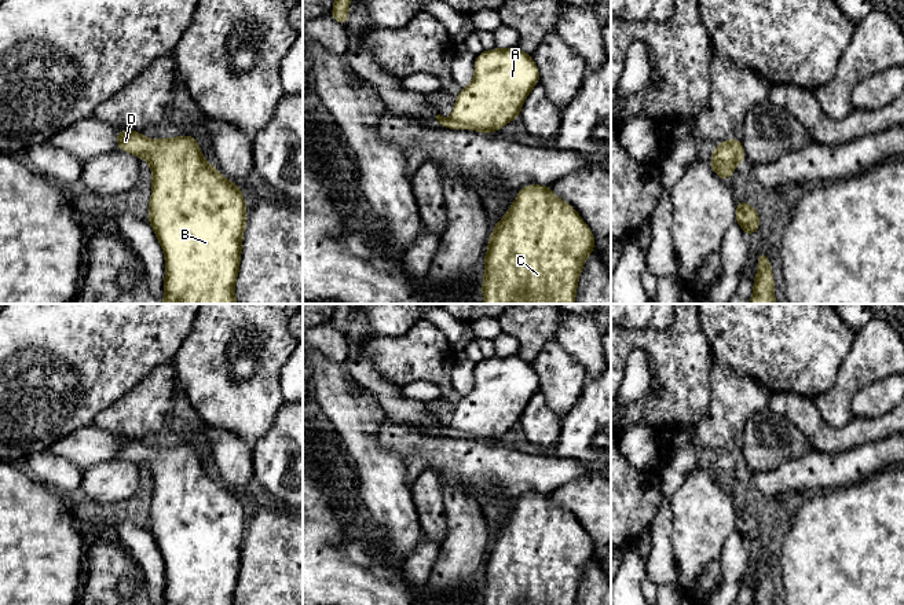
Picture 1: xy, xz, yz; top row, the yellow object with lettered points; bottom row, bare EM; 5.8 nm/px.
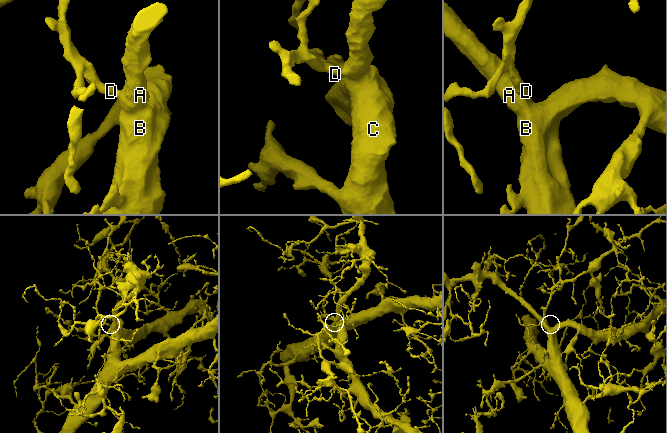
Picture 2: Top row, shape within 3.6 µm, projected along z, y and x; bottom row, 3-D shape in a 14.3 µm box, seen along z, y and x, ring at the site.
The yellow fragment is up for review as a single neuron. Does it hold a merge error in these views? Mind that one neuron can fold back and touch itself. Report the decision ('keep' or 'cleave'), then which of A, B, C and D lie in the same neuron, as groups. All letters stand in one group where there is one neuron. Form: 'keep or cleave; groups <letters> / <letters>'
keep; groups A B C D

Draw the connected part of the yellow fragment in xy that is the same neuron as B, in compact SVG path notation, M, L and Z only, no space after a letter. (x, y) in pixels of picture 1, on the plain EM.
M131 437L117 439L118 458L149 470L153 498L149 531L165 564L164 605L235 605L246 510L239 494L208 472L198 448L182 443L151 448Z

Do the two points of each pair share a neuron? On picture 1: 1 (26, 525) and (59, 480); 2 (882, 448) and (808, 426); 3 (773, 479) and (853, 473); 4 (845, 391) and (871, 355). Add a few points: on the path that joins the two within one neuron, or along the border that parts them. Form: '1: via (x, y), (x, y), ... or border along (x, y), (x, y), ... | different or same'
1: border along (26, 470), (37, 481), (65, 495) | different
2: border along (889, 435), (848, 450), (834, 451) | different
3: via (793, 475), (834, 473) | same
4: via (848, 382), (864, 363) | same

